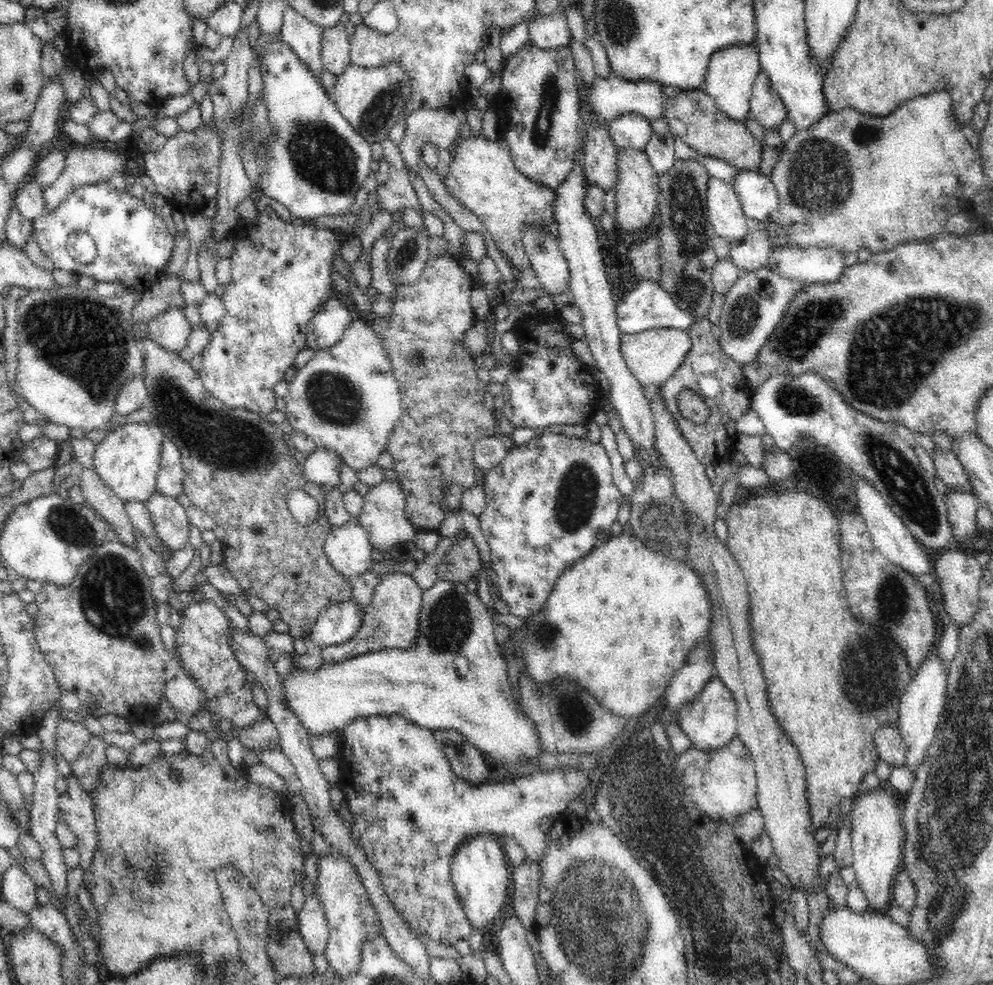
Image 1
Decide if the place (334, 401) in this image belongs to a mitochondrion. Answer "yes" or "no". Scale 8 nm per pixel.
yes

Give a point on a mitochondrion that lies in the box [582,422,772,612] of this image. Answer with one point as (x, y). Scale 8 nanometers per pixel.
(658, 519)

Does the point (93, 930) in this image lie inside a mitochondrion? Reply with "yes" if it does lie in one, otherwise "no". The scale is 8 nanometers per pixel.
no

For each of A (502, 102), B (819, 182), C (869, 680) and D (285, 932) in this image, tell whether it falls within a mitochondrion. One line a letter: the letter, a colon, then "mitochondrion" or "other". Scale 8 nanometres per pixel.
A: other
B: mitochondrion
C: mitochondrion
D: mitochondrion

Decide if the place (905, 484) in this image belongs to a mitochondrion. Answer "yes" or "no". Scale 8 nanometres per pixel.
yes

